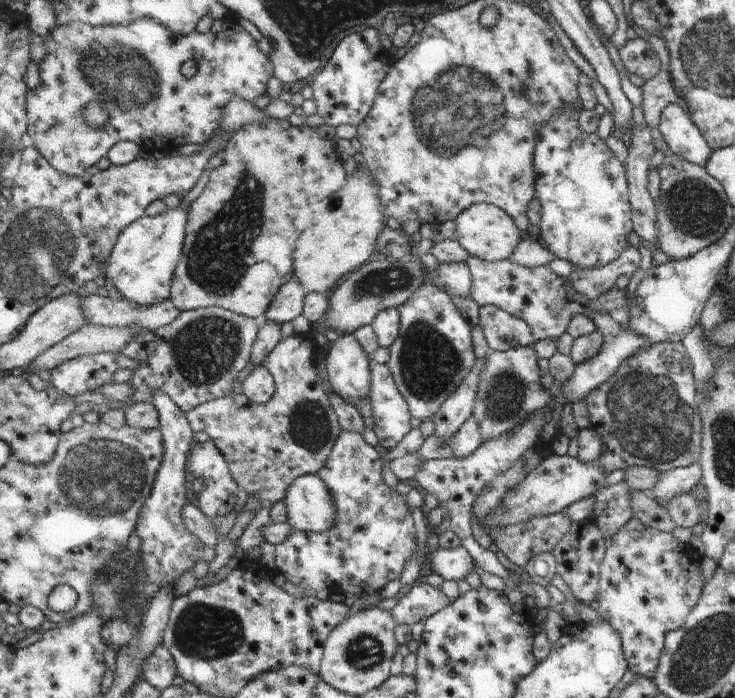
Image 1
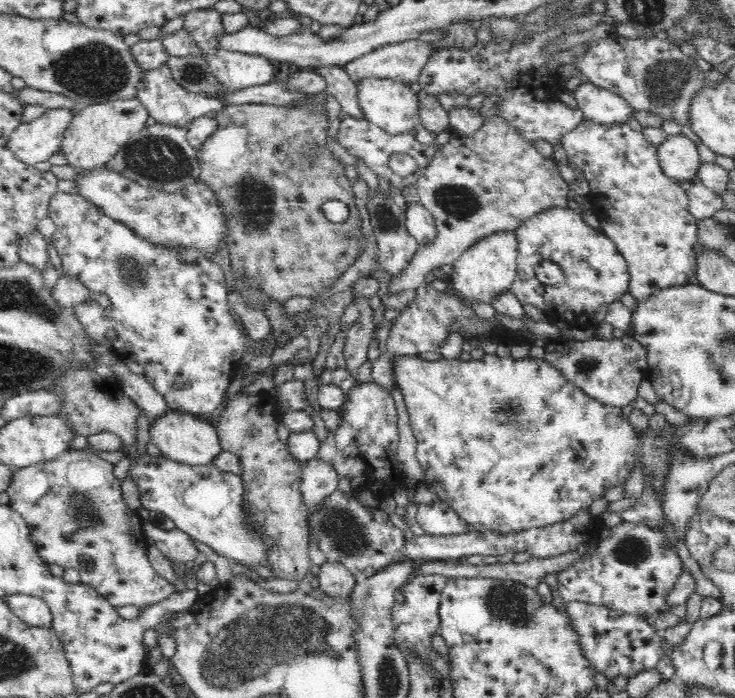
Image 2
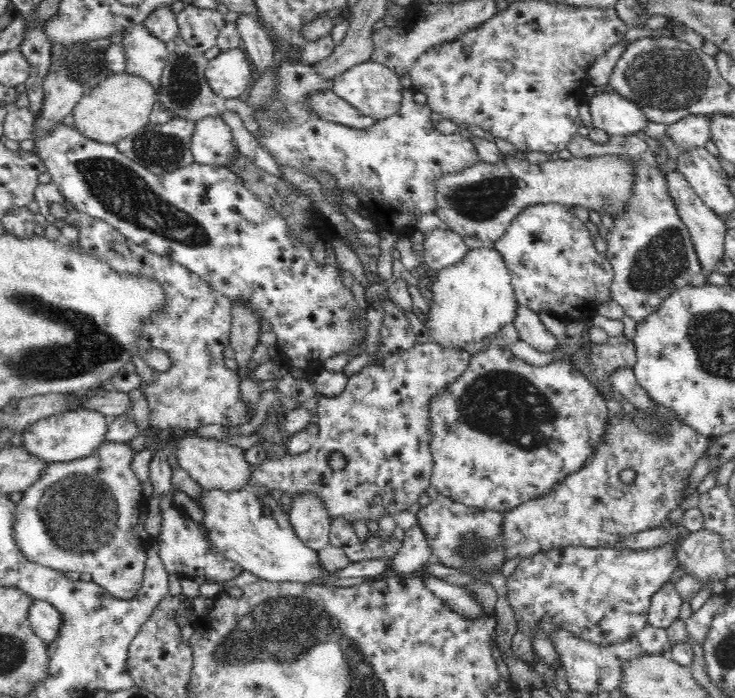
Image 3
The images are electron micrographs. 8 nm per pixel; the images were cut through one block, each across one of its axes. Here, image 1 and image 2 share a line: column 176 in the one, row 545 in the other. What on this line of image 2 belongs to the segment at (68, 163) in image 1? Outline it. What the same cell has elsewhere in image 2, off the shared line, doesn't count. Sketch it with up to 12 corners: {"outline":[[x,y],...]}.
{"outline":[[70,450],[16,472],[44,564],[114,608],[176,594],[114,464]]}

